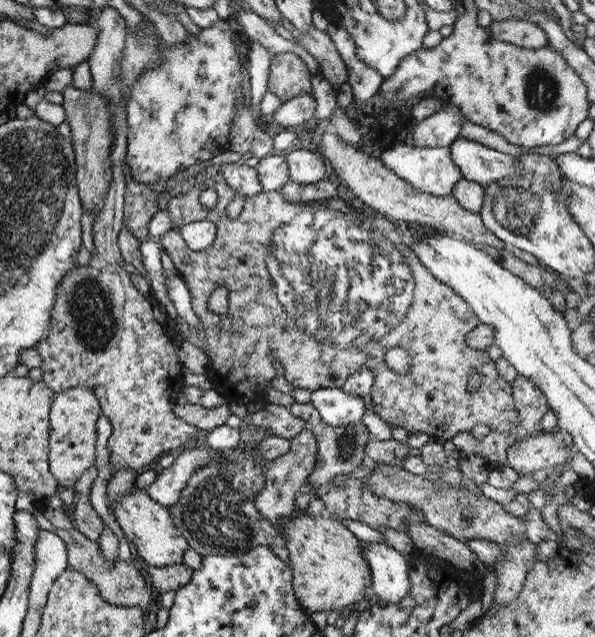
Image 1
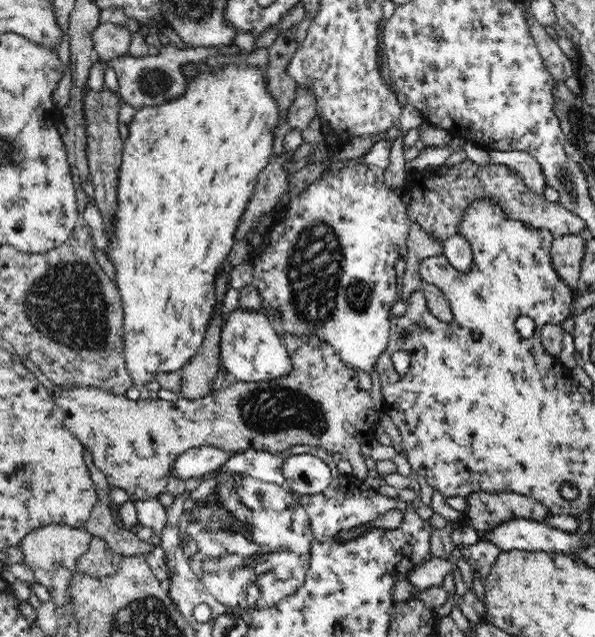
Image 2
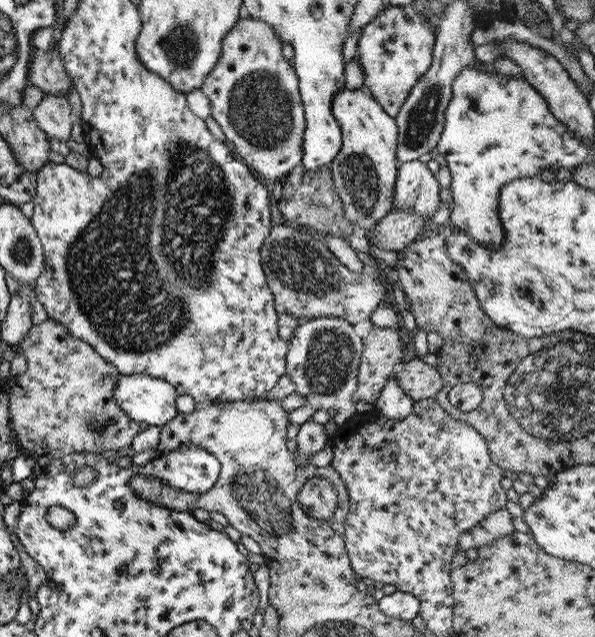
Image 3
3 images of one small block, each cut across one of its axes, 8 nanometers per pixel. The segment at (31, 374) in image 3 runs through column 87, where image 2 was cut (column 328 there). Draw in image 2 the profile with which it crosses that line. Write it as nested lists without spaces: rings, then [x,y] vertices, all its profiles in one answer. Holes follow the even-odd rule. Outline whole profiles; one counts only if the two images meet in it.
[[[281,334],[284,346],[292,359],[292,370],[288,376],[282,376],[267,382],[243,382],[239,381],[237,384],[227,384],[223,389],[217,392],[215,395],[206,395],[199,399],[188,399],[179,396],[175,402],[163,400],[163,399],[137,399],[130,400],[126,395],[114,396],[106,393],[100,389],[62,389],[62,387],[56,386],[55,390],[55,403],[64,411],[65,427],[80,441],[84,446],[88,446],[88,449],[93,452],[93,459],[96,466],[104,472],[108,484],[123,488],[126,490],[129,500],[134,502],[135,500],[144,500],[147,498],[158,499],[160,493],[166,492],[166,484],[168,479],[172,476],[172,470],[174,470],[174,464],[176,460],[184,454],[187,450],[198,448],[199,446],[212,445],[216,448],[226,449],[232,453],[238,451],[256,449],[268,451],[271,453],[280,453],[286,449],[289,449],[294,445],[310,445],[312,447],[320,447],[327,450],[329,453],[338,452],[341,459],[348,461],[353,467],[351,477],[363,480],[367,475],[367,465],[364,461],[364,456],[361,454],[361,450],[364,445],[373,441],[373,434],[376,427],[379,425],[380,417],[378,417],[380,411],[376,409],[376,405],[369,392],[365,392],[359,386],[359,380],[357,372],[347,363],[342,362],[332,346],[318,340],[317,338],[308,338],[307,336],[292,336],[291,334]]]

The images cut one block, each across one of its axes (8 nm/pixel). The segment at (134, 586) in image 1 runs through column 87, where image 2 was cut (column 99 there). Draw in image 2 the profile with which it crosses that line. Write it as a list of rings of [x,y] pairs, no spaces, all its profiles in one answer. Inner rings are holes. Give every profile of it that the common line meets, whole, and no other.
[[[92,537],[88,552],[78,560],[78,570],[81,574],[87,574],[92,578],[104,578],[112,576],[120,569],[124,557],[110,549],[99,538]]]

